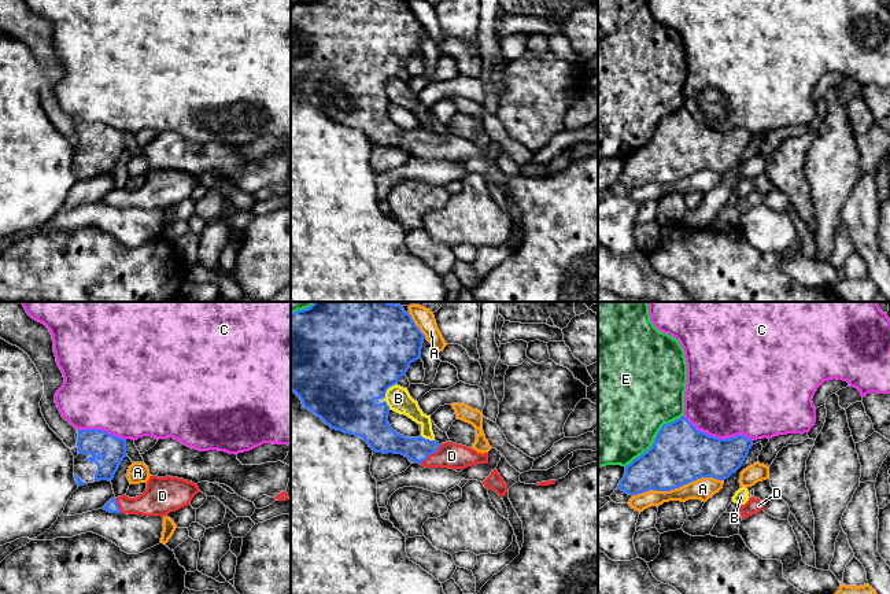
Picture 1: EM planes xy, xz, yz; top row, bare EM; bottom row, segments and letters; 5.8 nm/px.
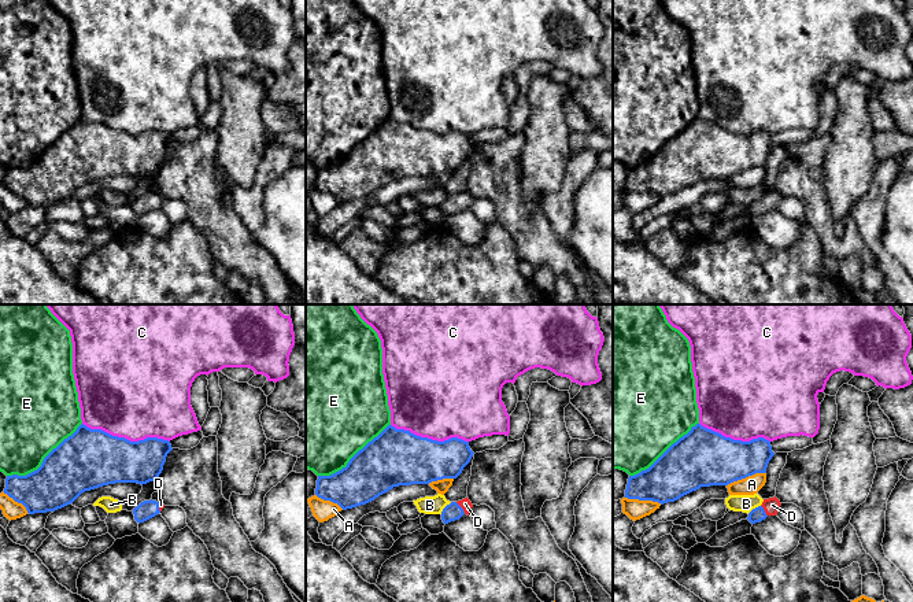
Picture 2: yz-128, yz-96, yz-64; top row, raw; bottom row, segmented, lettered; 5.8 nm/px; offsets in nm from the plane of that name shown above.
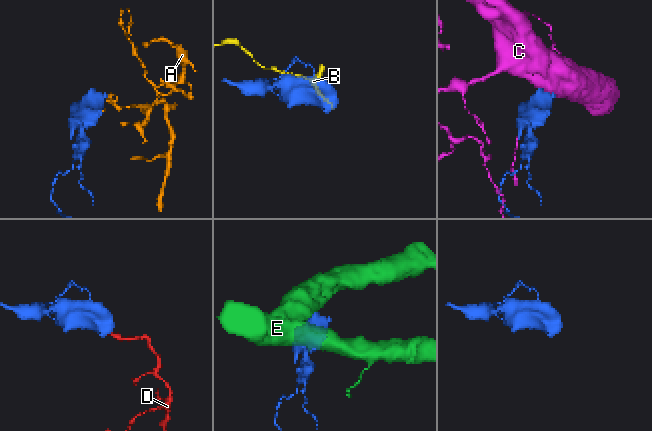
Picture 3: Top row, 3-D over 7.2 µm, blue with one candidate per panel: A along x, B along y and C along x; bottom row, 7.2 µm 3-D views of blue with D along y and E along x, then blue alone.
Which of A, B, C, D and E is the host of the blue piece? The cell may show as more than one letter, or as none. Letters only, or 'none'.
D

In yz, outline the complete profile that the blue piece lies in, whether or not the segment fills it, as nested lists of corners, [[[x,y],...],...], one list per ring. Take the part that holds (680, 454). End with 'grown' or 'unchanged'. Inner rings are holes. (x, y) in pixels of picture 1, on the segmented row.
[[[684,416],[664,424],[658,431],[653,446],[625,466],[624,477],[617,490],[629,495],[638,495],[650,490],[671,491],[701,477],[725,480],[743,464],[753,446],[753,440],[745,435],[719,439],[698,431]]]; unchanged

